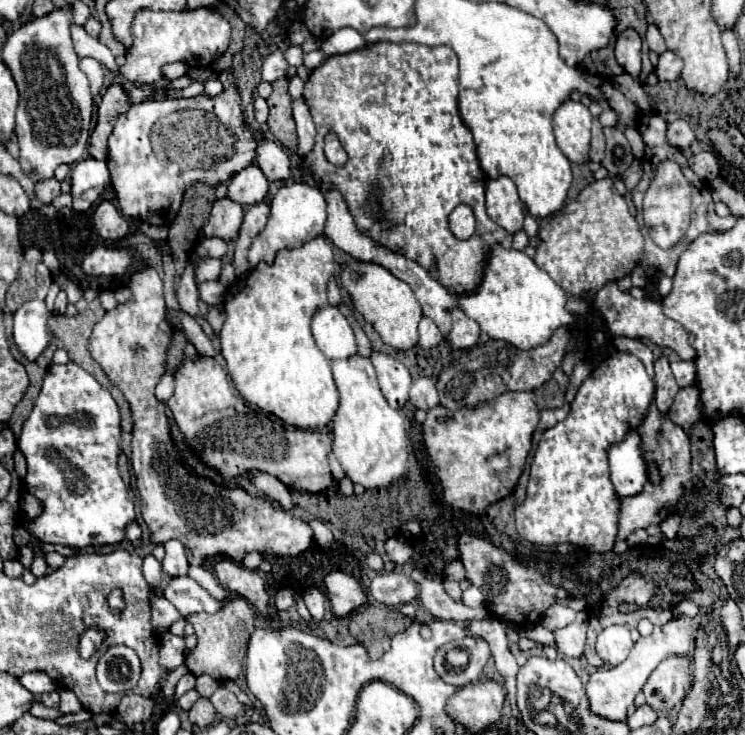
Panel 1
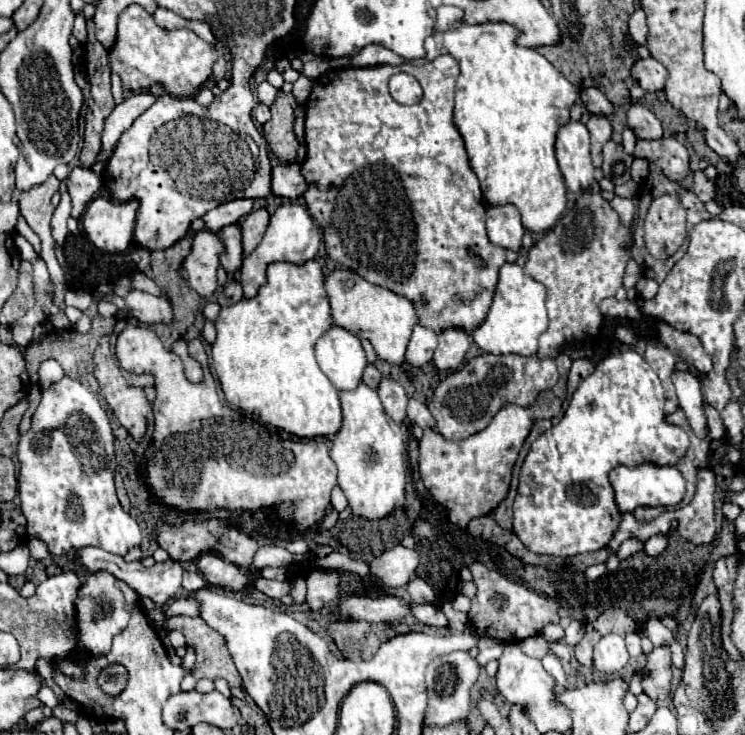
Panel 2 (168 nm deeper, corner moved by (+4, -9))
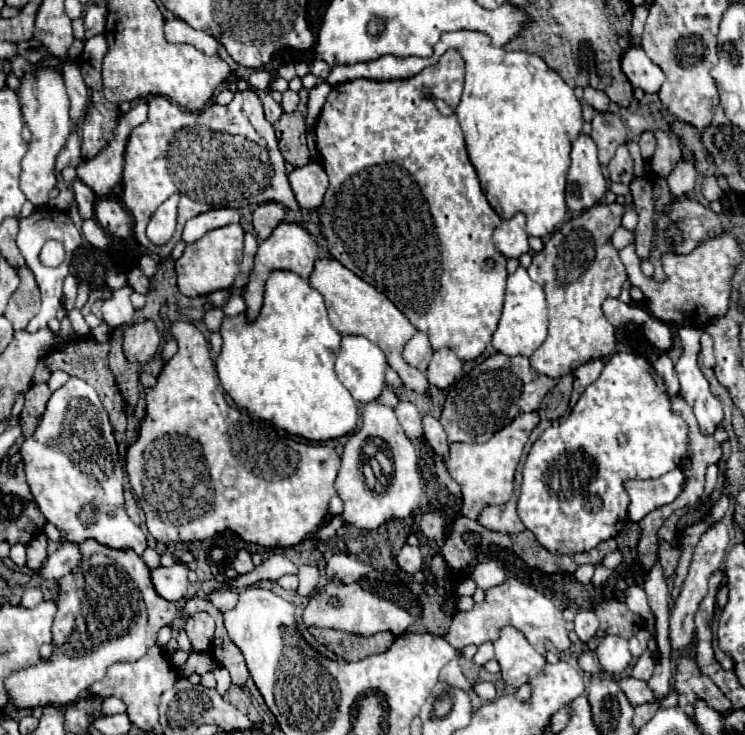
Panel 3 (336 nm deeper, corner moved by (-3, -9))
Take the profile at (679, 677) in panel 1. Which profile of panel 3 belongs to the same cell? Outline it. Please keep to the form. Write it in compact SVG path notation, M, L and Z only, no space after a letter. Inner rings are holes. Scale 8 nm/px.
M722 521L714 523L698 541L692 561L690 561L690 569L686 575L686 581L680 587L680 593L672 605L672 613L670 613L670 645L676 651L686 651L696 635L696 625L694 625L694 615L702 603L702 599L708 595L708 579L712 577L714 571L720 569L720 563L726 557L726 549L728 549L728 531L726 525Z

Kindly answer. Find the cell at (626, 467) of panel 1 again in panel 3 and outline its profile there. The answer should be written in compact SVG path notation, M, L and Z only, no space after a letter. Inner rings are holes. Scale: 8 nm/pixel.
M680 467L674 471L648 481L624 481L630 495L628 515L632 521L640 521L646 513L672 503L684 489L684 473Z

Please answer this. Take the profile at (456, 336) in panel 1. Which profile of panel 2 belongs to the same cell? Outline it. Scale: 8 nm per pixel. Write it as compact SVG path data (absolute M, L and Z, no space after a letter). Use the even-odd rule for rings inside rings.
M445 329L439 333L439 345L433 355L433 367L437 371L455 371L467 349L469 349L469 335L461 329Z

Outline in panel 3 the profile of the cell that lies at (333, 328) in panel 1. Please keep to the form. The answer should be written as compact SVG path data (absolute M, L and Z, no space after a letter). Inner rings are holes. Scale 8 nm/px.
M344 335L338 355L336 355L336 365L334 371L340 379L340 383L350 391L350 395L358 401L358 403L368 403L374 401L384 385L384 373L386 373L386 357L380 351L378 345L374 345L372 341L368 341L366 337L358 337L358 335Z

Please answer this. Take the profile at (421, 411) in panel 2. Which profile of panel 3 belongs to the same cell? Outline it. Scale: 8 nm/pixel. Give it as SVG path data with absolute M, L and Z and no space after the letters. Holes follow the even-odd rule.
M424 415L422 425L424 425L424 439L430 443L430 447L440 457L444 457L448 453L448 441L446 441L446 433L444 433L442 423L432 415Z

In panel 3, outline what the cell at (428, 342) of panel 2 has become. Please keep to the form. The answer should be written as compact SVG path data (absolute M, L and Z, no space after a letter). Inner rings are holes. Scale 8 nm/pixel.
M416 333L404 347L404 359L408 365L420 369L420 371L426 371L430 359L432 359L432 345L430 345L430 339L426 333Z

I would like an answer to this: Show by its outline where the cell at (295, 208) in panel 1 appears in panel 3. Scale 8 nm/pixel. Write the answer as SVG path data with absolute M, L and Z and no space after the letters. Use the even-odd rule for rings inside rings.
M280 223L272 231L272 235L268 239L260 241L260 247L258 247L258 253L256 253L256 259L254 259L254 269L250 273L250 281L248 281L248 285L244 289L248 321L256 319L256 315L262 309L264 285L266 285L266 279L268 279L268 275L272 271L276 271L276 269L288 269L288 271L296 271L298 275L302 275L304 279L308 279L310 273L314 271L316 259L318 259L318 245L312 239L312 235L302 225L298 225L298 223Z

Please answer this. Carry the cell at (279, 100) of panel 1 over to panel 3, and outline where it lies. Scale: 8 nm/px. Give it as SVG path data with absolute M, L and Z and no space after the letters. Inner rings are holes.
M302 89L296 111L284 113L280 117L280 121L274 123L280 153L284 155L286 163L290 163L294 167L302 167L310 159L308 145L306 145L306 129L304 129L306 101L308 101L308 89Z

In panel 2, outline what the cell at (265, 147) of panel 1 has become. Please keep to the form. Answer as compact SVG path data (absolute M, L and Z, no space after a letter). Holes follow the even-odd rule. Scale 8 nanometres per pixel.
M289 163L289 165L277 165L273 167L273 183L271 189L275 195L285 199L299 199L307 191L309 183L305 183L305 177L301 175L301 163Z

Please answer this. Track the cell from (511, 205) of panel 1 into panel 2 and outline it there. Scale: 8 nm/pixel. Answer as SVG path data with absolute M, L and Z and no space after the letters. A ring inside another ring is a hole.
M513 205L487 207L487 235L493 245L519 251L523 233L525 229L521 225L521 215Z

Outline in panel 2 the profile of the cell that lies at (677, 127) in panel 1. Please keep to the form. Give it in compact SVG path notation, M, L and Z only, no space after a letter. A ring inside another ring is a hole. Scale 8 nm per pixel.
M663 137L657 141L637 141L635 157L657 163L667 179L681 183L689 175L689 153L675 137Z

